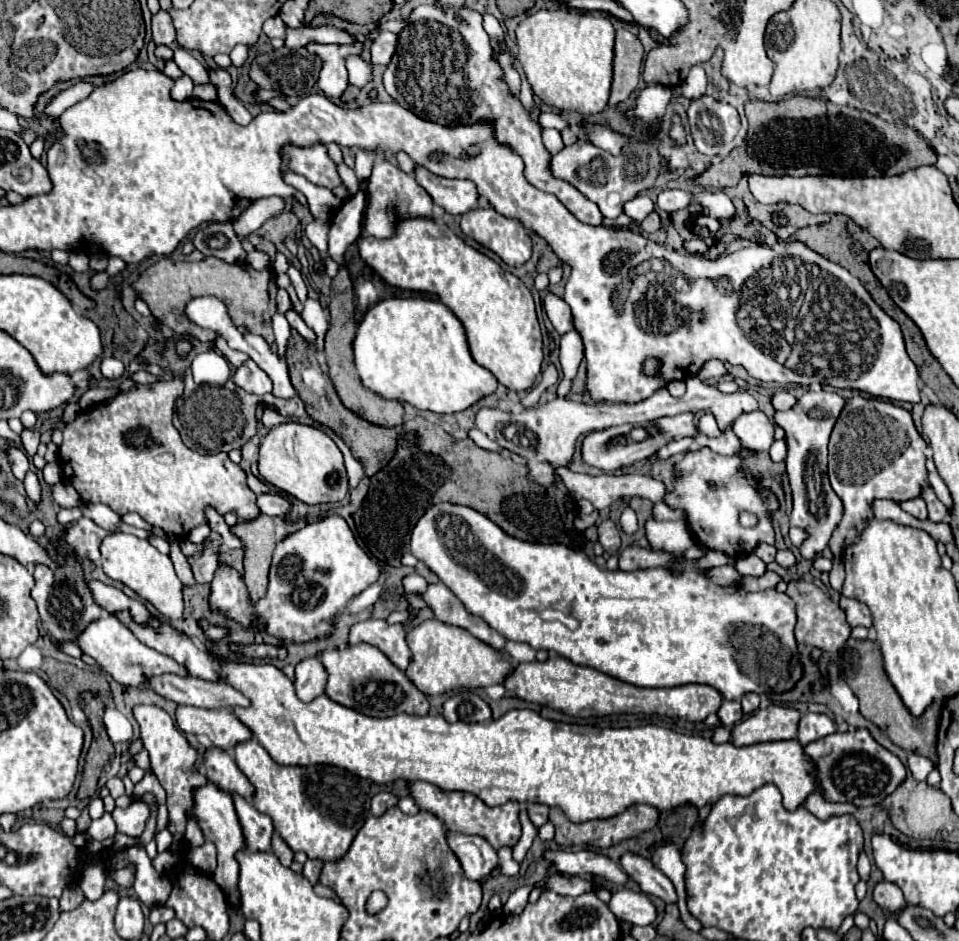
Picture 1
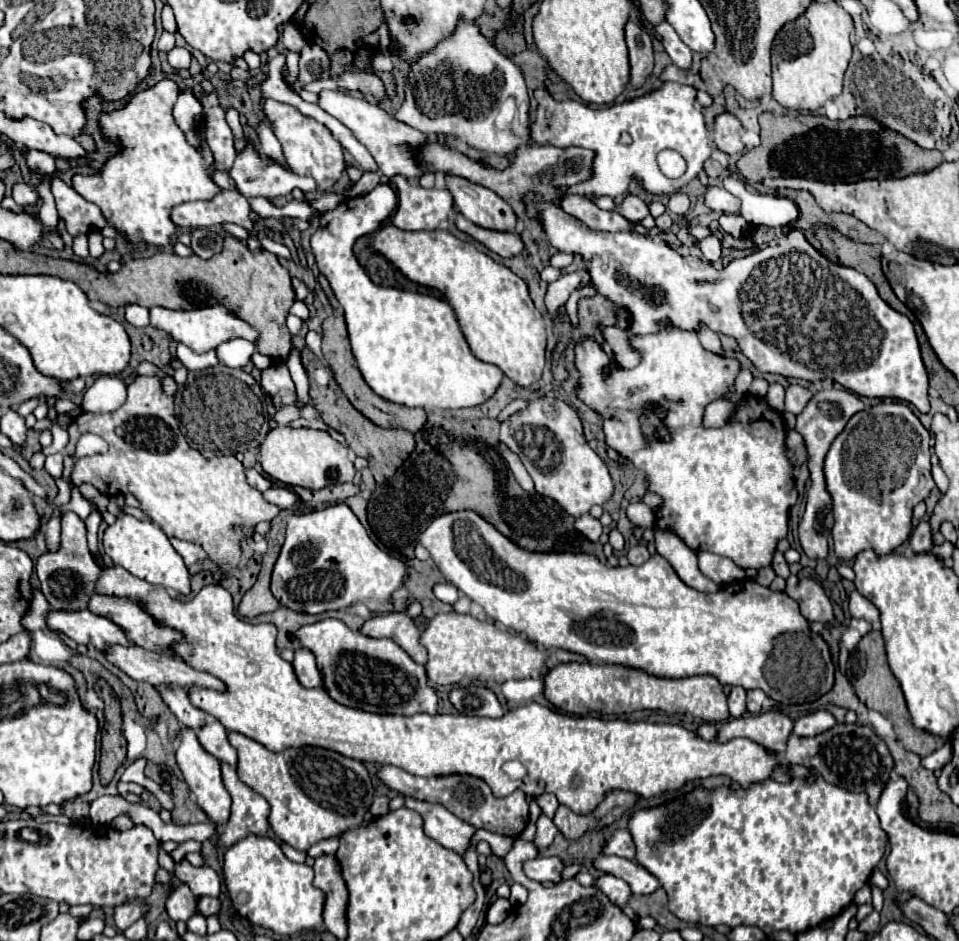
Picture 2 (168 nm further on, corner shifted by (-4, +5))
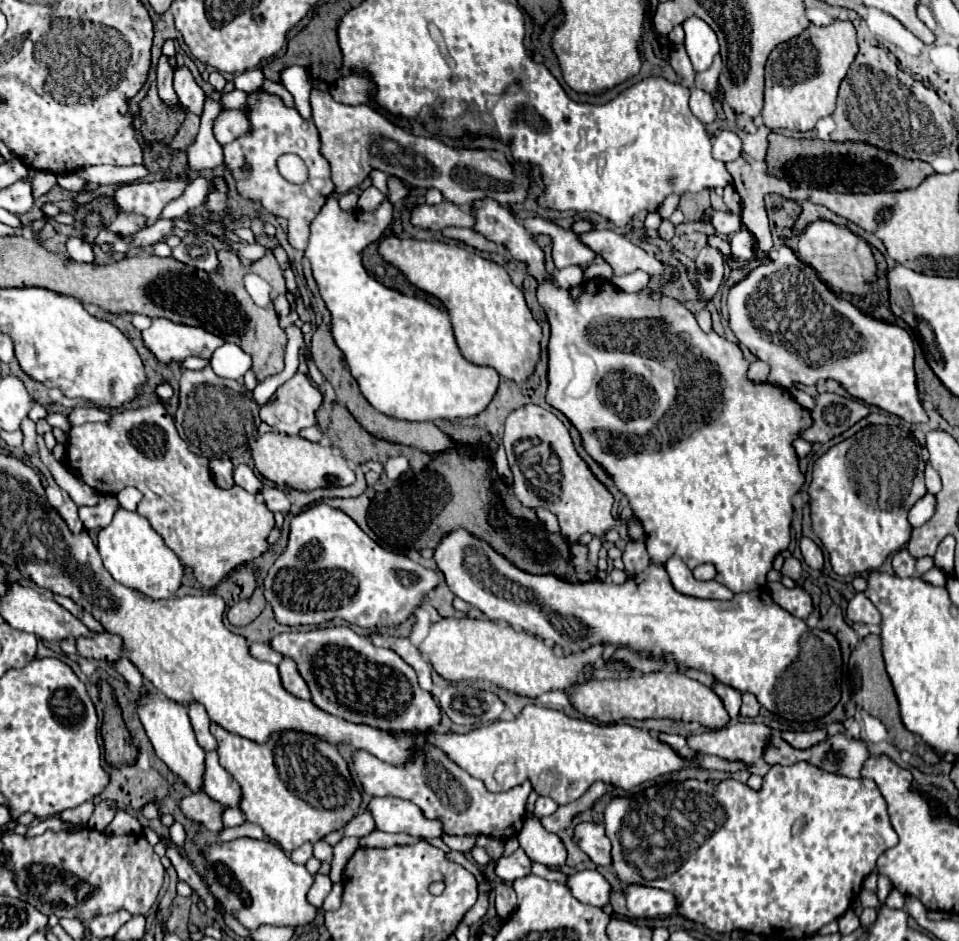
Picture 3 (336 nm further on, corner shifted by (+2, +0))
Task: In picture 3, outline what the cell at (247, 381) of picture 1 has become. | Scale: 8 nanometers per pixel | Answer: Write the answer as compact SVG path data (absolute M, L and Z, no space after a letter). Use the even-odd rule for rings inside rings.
M298 371L264 407L260 407L260 419L278 433L298 435L300 429L316 425L316 411L320 405L322 393L312 385L306 373Z

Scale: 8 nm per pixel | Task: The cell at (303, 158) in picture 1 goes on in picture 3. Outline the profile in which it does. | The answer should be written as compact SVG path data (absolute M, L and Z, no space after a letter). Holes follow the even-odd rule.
M264 89L248 93L248 117L250 133L238 137L224 147L226 169L236 181L236 189L244 199L260 203L264 211L284 217L288 221L288 241L294 249L304 251L310 237L310 223L322 209L326 199L332 195L330 165L320 157L320 135L312 121L300 117L296 109L288 109L278 95L270 95ZM284 153L294 153L304 159L308 167L308 179L300 185L288 183L276 167L276 161ZM250 165L250 169L248 169Z

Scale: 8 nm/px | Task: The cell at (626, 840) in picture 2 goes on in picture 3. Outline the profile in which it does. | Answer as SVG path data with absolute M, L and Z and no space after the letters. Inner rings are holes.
M578 823L574 829L574 843L596 863L610 865L610 841L604 837L602 823Z

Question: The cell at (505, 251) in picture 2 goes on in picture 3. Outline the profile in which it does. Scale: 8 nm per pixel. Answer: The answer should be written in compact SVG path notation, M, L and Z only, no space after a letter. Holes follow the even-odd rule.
M446 227L446 229L442 231L442 235L448 237L448 239L462 241L462 243L466 243L466 245L478 249L478 251L488 251L488 253L496 251L496 243L488 241L486 237L482 237L482 235L480 235L478 231L474 231L474 229L464 229L464 227Z

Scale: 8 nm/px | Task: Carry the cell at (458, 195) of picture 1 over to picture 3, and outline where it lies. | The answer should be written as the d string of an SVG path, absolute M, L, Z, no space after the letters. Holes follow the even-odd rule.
M482 199L482 201L474 201L474 215L476 215L476 225L474 229L478 233L482 233L484 237L488 237L494 243L504 245L514 259L522 261L526 265L528 275L538 279L538 303L542 307L542 311L546 313L546 319L550 323L550 343L548 343L548 391L546 391L546 403L554 409L558 409L560 413L564 413L570 423L578 429L580 439L582 439L582 447L584 451L612 477L614 485L618 487L618 491L622 491L628 501L630 507L634 511L634 517L640 519L644 531L646 531L646 547L648 547L648 555L650 561L658 567L666 565L666 561L670 557L680 557L690 569L694 569L696 565L702 563L712 563L716 567L716 581L726 585L728 589L732 589L732 593L742 593L742 591L752 591L752 589L760 589L766 585L766 573L772 569L774 557L778 553L782 553L784 549L788 549L790 545L790 523L792 523L792 497L796 491L800 491L800 487L804 485L804 475L800 473L798 467L798 455L792 447L794 439L798 439L812 423L812 411L804 409L800 403L796 403L796 399L790 395L788 389L780 387L780 385L772 385L772 383L754 383L748 379L746 371L748 371L748 359L744 357L742 349L738 347L738 343L730 343L724 337L720 337L718 333L704 333L698 323L696 317L676 299L664 295L664 293L654 293L652 289L642 289L638 293L624 293L622 289L618 289L616 285L612 285L610 281L604 283L602 279L588 279L582 283L582 293L578 295L578 299L570 297L570 291L560 289L554 285L552 279L546 277L546 265L544 265L544 251L542 247L538 247L538 243L534 241L532 235L528 235L528 231L514 219L514 215L502 207L498 201L494 199ZM680 403L702 403L702 405L724 405L720 415L714 415L710 421L700 423L700 419L708 419L704 415L704 409L682 409ZM664 425L668 425L670 439L664 439Z

